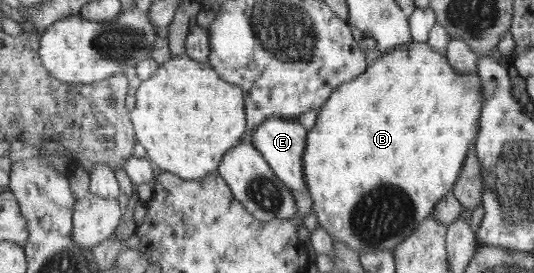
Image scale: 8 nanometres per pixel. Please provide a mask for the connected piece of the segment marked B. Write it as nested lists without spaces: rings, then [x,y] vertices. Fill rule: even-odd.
[[[411,41],[410,44],[403,44],[395,48],[393,52],[377,56],[376,60],[368,66],[367,71],[359,75],[359,78],[340,86],[319,111],[316,124],[309,131],[306,157],[303,160],[305,162],[305,180],[307,180],[307,187],[313,201],[313,212],[317,216],[320,227],[325,229],[332,239],[351,247],[359,255],[361,252],[371,252],[371,250],[392,252],[397,248],[419,228],[425,217],[432,216],[435,207],[446,197],[447,193],[454,189],[458,182],[482,129],[482,114],[486,107],[486,99],[482,90],[482,77],[477,72],[473,72],[472,75],[457,72],[457,69],[449,63],[448,56],[443,52],[433,50],[428,41]]]

